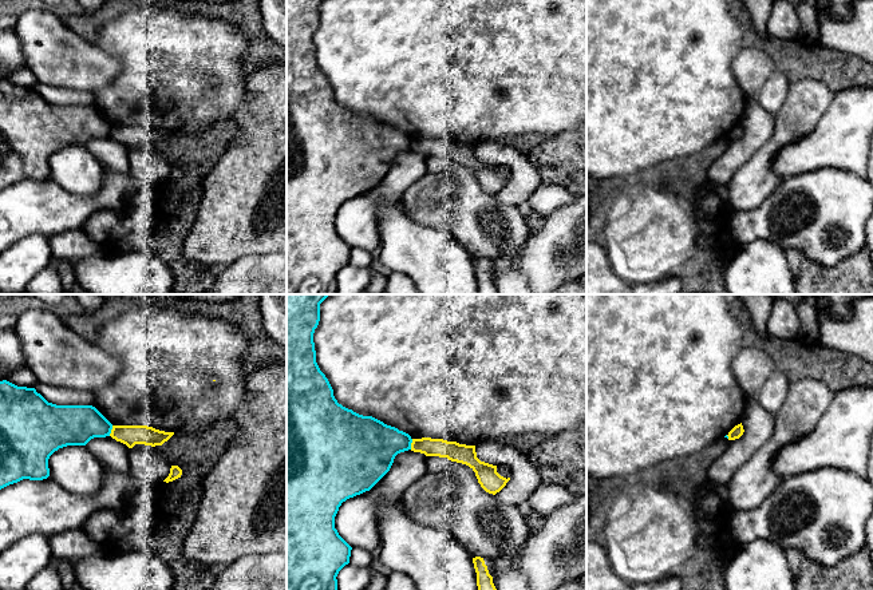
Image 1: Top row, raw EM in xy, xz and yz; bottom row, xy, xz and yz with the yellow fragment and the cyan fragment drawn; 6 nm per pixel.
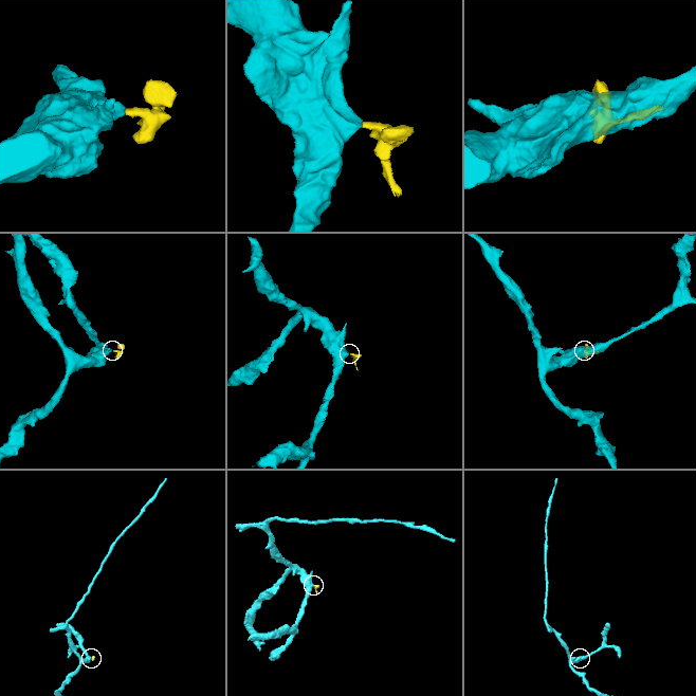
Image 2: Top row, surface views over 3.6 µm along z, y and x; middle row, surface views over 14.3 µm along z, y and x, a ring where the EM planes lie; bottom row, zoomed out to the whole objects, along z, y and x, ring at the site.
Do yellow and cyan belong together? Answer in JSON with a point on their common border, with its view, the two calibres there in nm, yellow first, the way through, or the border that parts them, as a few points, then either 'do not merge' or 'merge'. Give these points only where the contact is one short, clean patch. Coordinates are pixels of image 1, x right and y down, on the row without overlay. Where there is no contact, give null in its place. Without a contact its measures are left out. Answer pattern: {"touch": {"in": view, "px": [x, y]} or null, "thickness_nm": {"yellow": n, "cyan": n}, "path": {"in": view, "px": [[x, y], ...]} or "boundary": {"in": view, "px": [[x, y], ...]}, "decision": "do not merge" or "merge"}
{"touch": {"in": "xy", "px": [111, 131]}, "thickness_nm": {"yellow": 130, "cyan": 240}, "decision": "do not merge"}

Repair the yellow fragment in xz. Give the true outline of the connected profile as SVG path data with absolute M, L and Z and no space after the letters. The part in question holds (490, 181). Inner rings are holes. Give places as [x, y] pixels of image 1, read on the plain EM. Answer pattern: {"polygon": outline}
{"polygon": "M412 139L411 151L424 154L426 157L447 158L451 162L469 166L478 179L481 187L495 195L499 193L510 178L503 178L497 173L497 166L481 162L477 158L475 146L459 144L443 139Z"}

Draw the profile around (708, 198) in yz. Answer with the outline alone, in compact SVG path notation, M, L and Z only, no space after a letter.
M711 179L695 190L694 203L696 205L698 215L706 227L723 225L724 218L720 213L731 207L728 197L728 185L723 185L720 179Z

